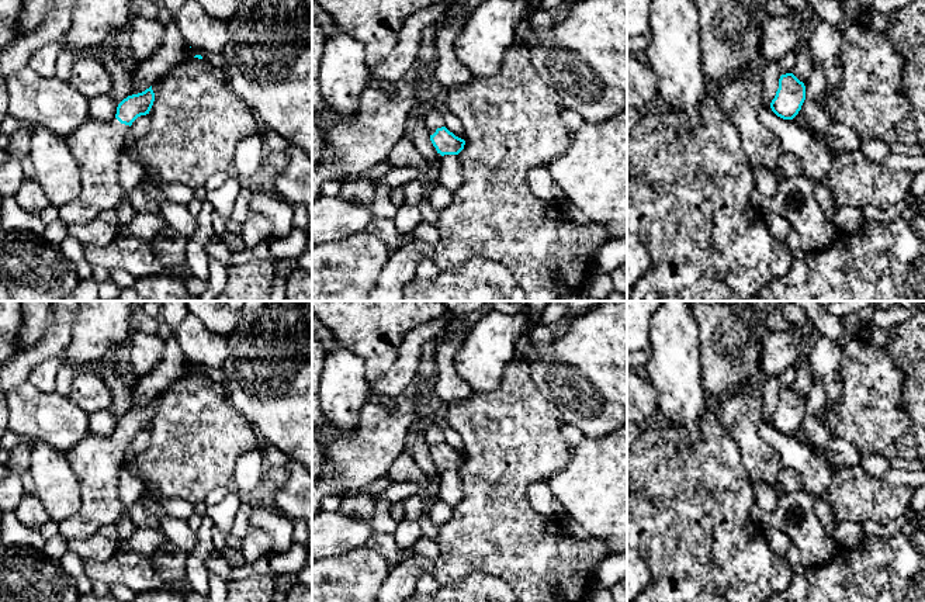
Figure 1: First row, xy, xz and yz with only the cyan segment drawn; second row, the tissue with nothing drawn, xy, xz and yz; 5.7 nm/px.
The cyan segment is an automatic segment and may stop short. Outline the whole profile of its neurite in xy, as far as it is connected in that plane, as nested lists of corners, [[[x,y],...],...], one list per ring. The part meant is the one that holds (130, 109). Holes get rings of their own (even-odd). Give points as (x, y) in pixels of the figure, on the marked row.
[[[150,86],[124,98],[112,120],[90,118],[66,138],[80,172],[80,194],[58,208],[63,224],[89,224],[121,203],[119,156],[129,143],[129,127],[138,117],[149,114],[153,101]]]

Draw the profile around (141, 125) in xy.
[[[141,115],[138,117],[128,131],[128,142],[132,142],[135,139],[139,139],[145,136],[150,131],[150,118],[149,115]]]

